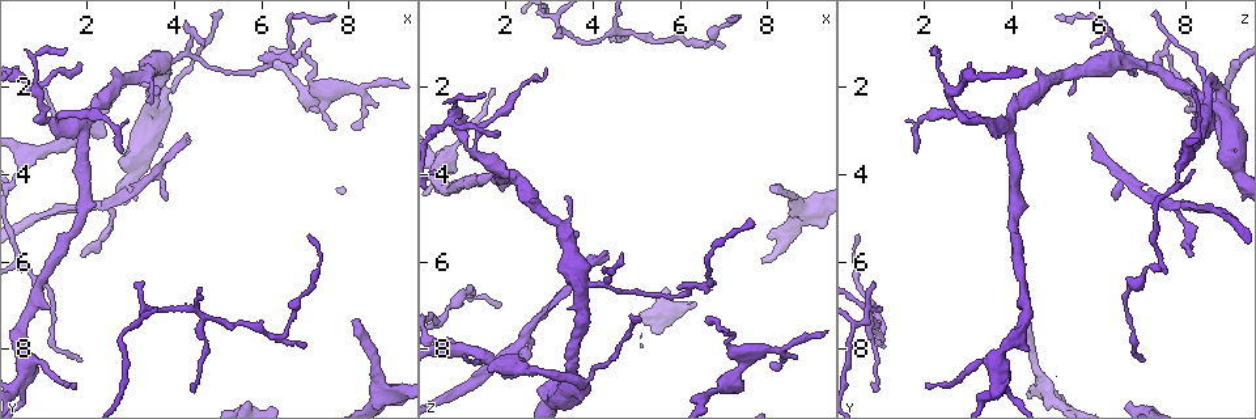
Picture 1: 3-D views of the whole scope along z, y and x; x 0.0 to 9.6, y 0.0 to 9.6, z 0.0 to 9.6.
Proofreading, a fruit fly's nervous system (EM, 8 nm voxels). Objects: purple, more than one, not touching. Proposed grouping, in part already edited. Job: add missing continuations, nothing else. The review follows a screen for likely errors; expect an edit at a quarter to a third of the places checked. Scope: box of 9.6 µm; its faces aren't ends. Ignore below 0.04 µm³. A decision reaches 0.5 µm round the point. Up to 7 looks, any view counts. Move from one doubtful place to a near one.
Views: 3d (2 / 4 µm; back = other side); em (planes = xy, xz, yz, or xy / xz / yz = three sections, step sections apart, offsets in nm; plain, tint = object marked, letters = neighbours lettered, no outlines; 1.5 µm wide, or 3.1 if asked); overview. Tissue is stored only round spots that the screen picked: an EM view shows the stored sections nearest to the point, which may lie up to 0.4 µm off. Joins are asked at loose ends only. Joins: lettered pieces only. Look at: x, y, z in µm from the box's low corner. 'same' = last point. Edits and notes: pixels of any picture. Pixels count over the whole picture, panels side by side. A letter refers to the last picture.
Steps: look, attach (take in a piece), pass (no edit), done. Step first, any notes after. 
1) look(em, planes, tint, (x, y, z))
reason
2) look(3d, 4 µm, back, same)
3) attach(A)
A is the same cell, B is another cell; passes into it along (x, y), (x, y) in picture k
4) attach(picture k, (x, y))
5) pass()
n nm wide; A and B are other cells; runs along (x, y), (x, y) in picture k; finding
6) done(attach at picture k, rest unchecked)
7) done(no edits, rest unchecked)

look(em, planes, letters, (3.85, 4.55, 6.30))
an open end

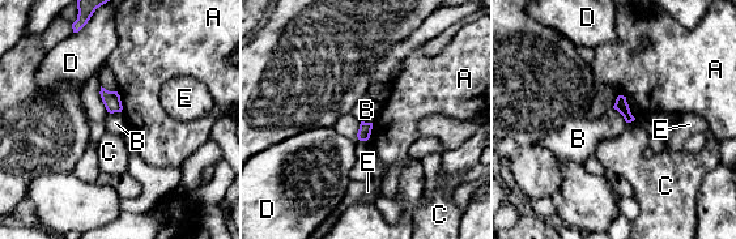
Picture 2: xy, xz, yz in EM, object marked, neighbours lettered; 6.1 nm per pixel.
pass()
A touches over 190 nm; A, B, C, D and E are other cells; border along (613, 107), (626, 122) in picture 2; no lettered piece goes on from it

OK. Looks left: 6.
look(em, planes, letters, (1.80, 5.85, 8.15))
tapers out

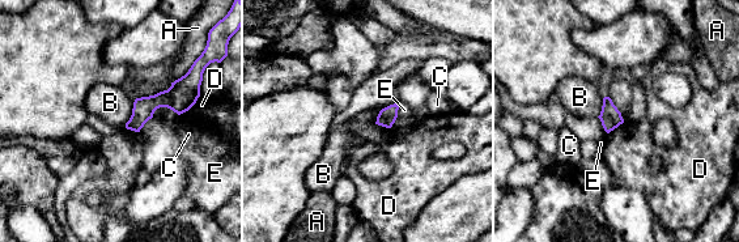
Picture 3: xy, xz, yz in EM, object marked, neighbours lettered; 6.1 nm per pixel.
pass()
100 nm wide; A, B, C, D and E are other cells; border along (135, 100), (132, 114), (124, 124) in picture 3; no lettered piece goes on from it

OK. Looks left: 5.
look(3d, 2 µm, (8.15, 7.35, 4.40))
an open end

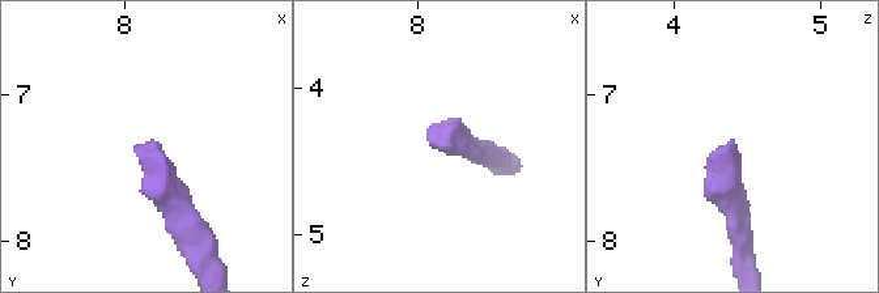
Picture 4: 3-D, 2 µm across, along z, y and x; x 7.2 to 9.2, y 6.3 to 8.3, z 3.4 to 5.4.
look(em, xy, step 8, letters, (8.12, 7.32, 4.38))
now the EM

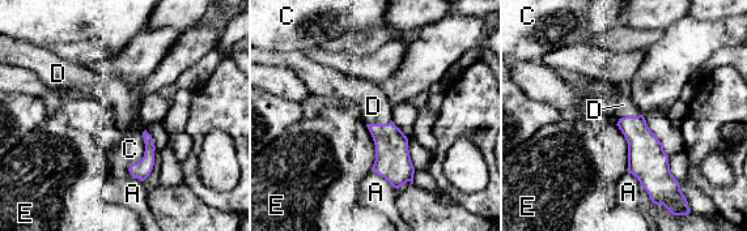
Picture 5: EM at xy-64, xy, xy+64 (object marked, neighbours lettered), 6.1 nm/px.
look(em, yz, step 4, letters, same)
cut it another way

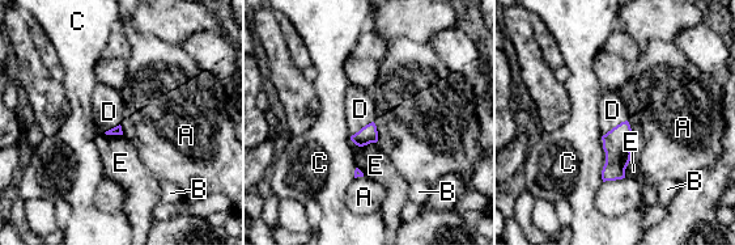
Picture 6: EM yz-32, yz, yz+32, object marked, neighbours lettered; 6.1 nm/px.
attach(picture 6, (612, 110))
C touches over 280 nm; D is the same cell, A, B, C and E are other cells; it goes on there

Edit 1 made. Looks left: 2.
done(attach at picture 6, rest unchecked)

